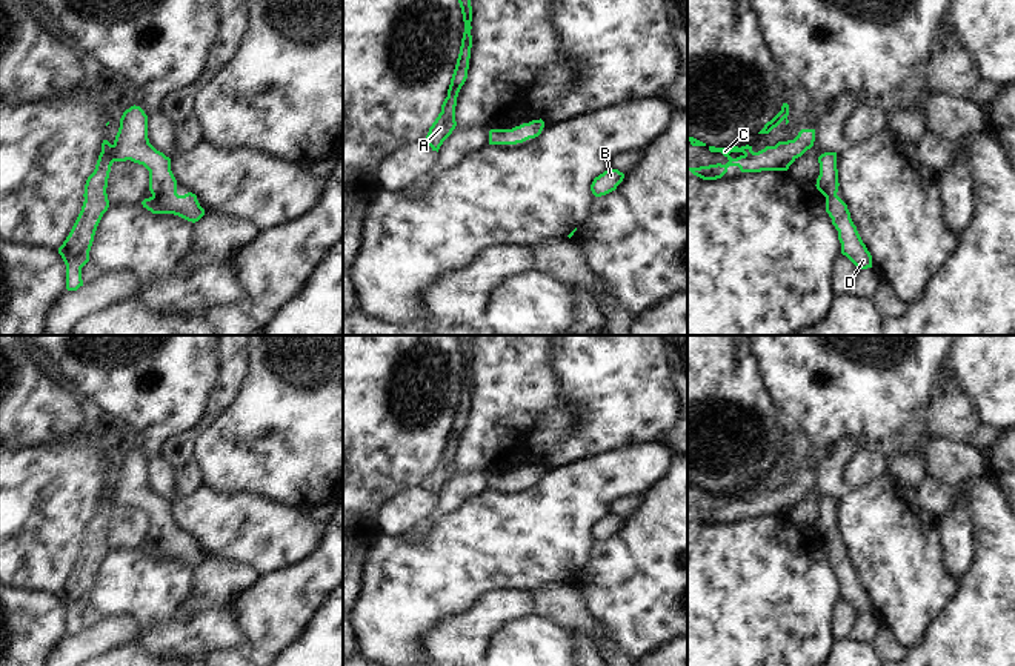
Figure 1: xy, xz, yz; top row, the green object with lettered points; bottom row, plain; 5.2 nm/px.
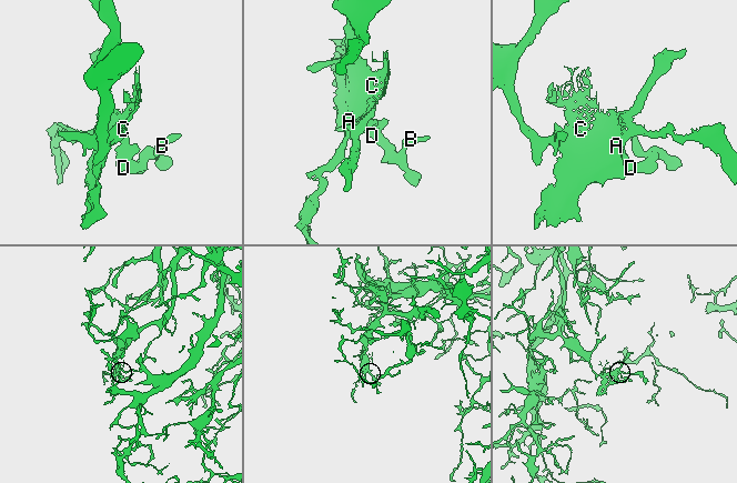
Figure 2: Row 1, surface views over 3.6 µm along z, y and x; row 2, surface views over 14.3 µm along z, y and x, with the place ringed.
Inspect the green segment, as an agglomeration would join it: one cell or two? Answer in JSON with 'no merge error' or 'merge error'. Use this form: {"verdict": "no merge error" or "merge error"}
{"verdict": "no merge error"}

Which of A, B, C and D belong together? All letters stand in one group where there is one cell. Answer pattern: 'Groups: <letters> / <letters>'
Groups: A B C D

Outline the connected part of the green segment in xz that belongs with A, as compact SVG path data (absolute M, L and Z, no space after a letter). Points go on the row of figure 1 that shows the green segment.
M458 0L458 3L461 8L463 22L464 22L464 32L461 38L460 54L451 78L448 97L441 105L441 112L438 114L438 117L429 128L426 138L423 140L426 145L432 148L432 151L437 151L437 152L443 145L443 142L452 134L452 131L457 126L457 122L455 122L457 97L468 78L468 69L469 69L469 58L471 58L471 48L472 48L472 35L471 35L472 6L471 6L471 0Z

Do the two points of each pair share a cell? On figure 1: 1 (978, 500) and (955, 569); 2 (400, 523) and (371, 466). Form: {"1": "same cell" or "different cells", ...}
{"1": "different cells", "2": "different cells"}

